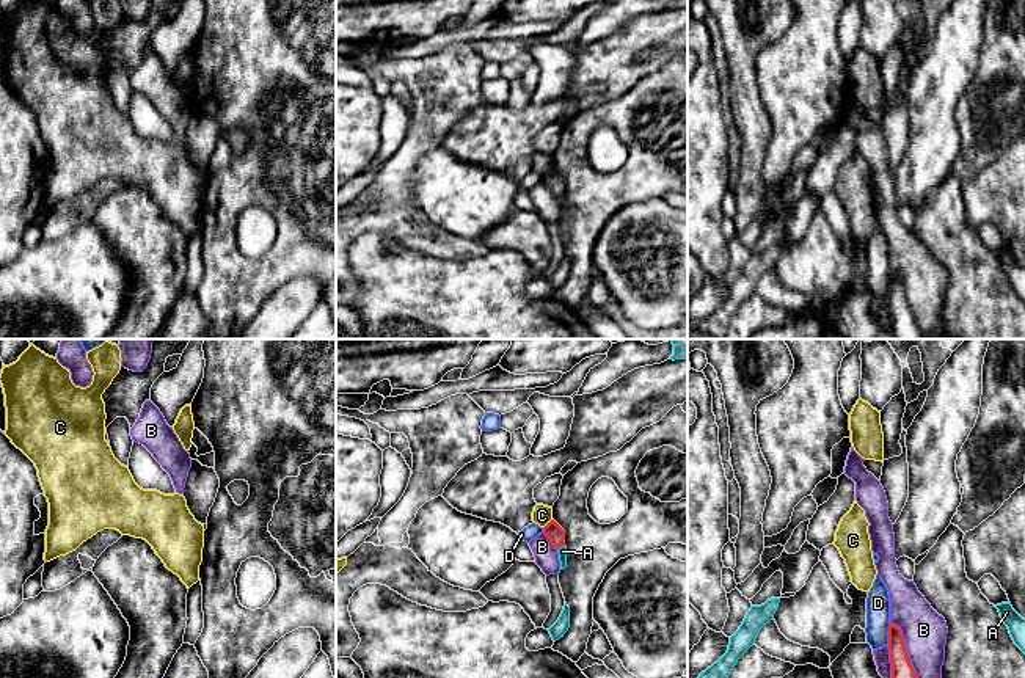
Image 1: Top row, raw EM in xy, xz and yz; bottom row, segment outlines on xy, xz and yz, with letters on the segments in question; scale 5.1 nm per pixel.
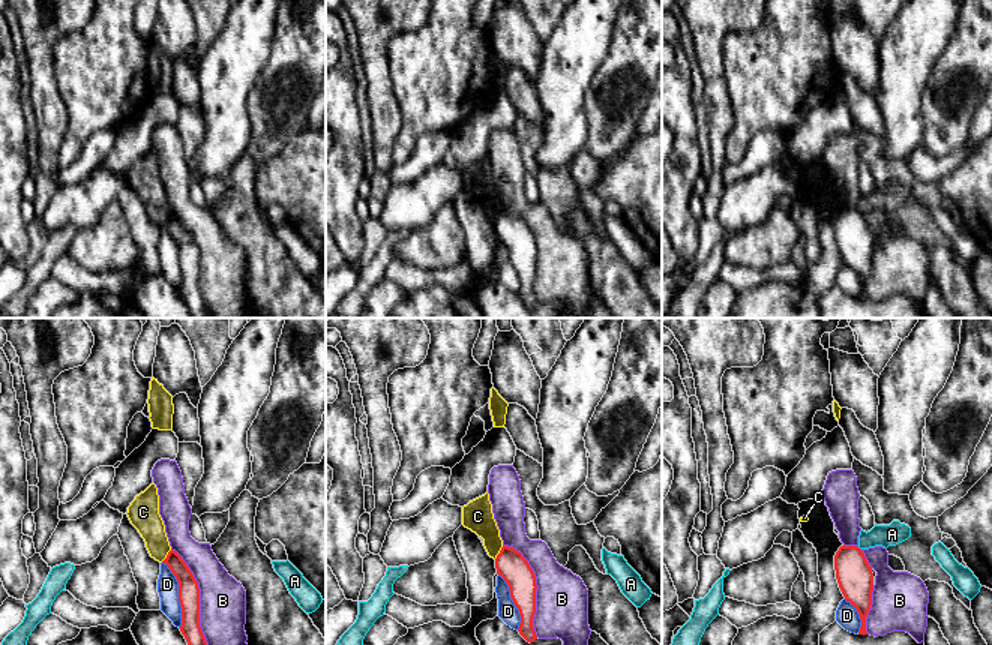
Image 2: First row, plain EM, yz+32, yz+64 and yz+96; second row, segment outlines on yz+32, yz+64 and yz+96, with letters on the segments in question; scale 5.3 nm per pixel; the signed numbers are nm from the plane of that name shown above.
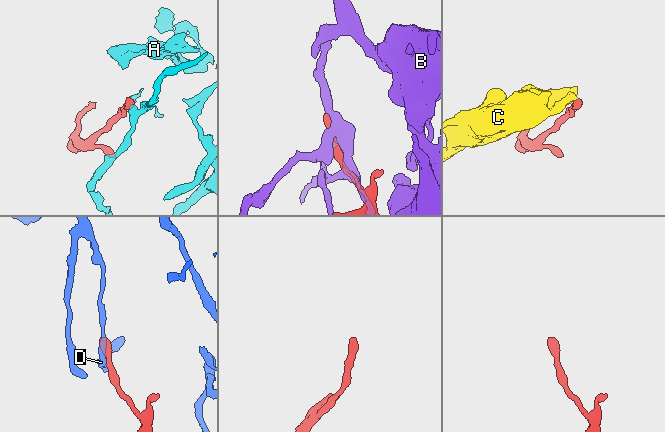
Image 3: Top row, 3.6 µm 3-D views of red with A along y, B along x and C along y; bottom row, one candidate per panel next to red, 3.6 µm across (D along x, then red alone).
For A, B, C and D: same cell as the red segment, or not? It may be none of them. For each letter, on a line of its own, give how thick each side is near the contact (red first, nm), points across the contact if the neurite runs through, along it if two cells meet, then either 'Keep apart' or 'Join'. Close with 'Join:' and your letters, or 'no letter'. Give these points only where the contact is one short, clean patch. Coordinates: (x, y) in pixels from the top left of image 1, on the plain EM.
A: Thickness 90 nm (red) against 50 nm. Keep apart
B: Thickness 140 nm (red) against 220 nm. Keep apart
C: Thickness 90 nm (red) against 100 nm. Boundary: xz (551, 167), (543, 176). Keep apart
D: Thickness 130 nm (red) against 130 nm. Keep apart
Join: no letter

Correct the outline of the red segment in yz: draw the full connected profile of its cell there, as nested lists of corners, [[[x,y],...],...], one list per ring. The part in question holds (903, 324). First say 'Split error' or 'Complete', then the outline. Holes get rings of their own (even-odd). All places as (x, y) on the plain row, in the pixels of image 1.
Complete. [[[890,272],[887,282],[895,339],[923,339],[907,304],[899,275]]]

